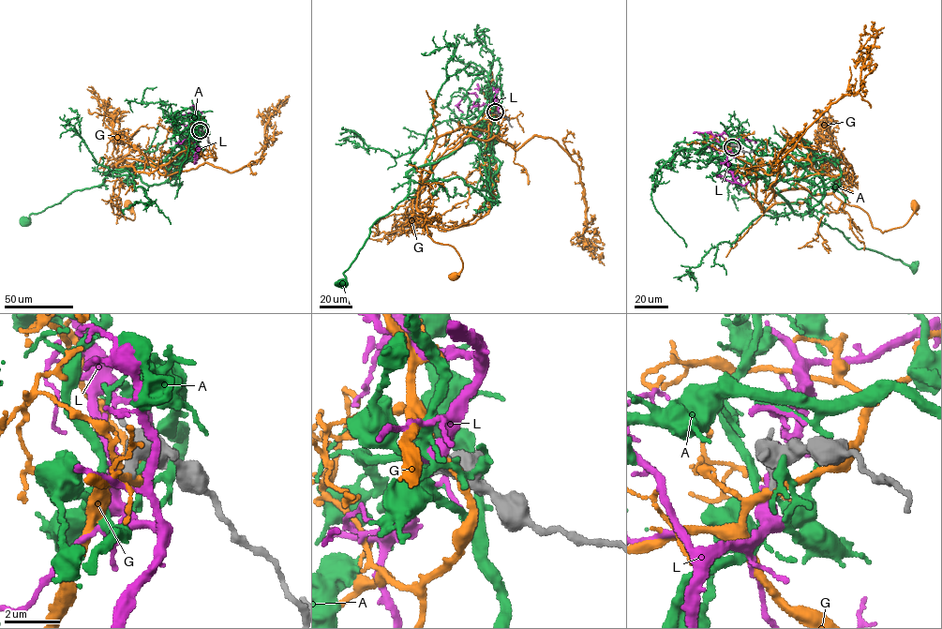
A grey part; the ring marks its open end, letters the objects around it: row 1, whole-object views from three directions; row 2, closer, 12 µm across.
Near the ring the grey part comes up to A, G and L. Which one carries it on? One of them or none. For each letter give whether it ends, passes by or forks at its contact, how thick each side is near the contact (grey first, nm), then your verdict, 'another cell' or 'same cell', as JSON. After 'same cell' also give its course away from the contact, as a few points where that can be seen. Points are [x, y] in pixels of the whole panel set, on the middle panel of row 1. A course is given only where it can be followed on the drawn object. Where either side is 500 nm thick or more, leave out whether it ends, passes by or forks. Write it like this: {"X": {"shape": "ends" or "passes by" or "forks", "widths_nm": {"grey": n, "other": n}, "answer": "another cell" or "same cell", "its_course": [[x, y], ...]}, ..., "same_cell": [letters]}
{"A": {"shape": "ends", "widths_nm": {"grey": 280, "other": 280}, "answer": "another cell"}, "G": {"shape": "passes by", "widths_nm": {"grey": 360, "other": 280}, "answer": "another cell"}, "L": {"shape": "passes by", "widths_nm": {"grey": 360, "other": 440}, "answer": "another cell"}, "same_cell": []}

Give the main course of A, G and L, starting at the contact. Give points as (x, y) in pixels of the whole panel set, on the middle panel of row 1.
A: (494, 112), (488, 101), (469, 141), (447, 157), (410, 171), (408, 195), (370, 228), (342, 282)
G: (495, 112), (487, 130), (441, 134), (422, 173), (417, 210), (432, 240), (460, 257), (454, 275)
L: (494, 112), (490, 117), (480, 112), (477, 96), (472, 93), (467, 93), (457, 105), (463, 112)

